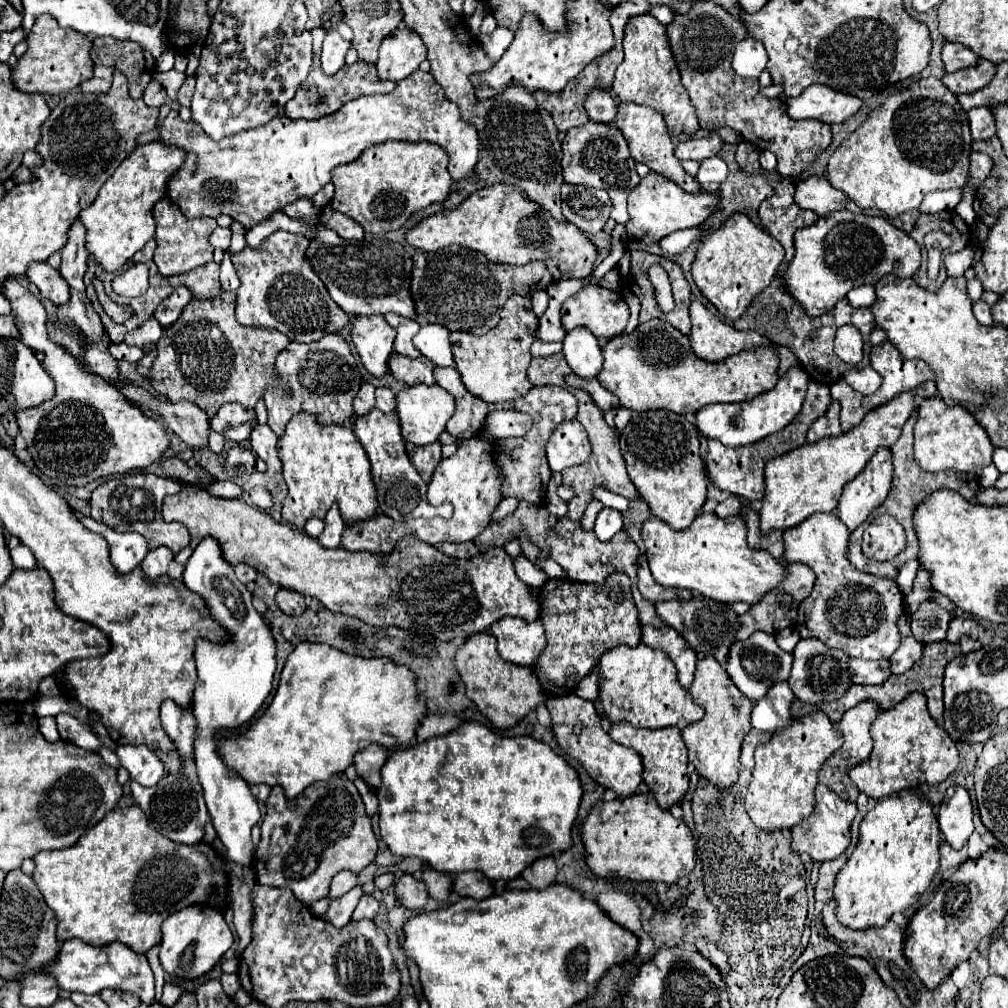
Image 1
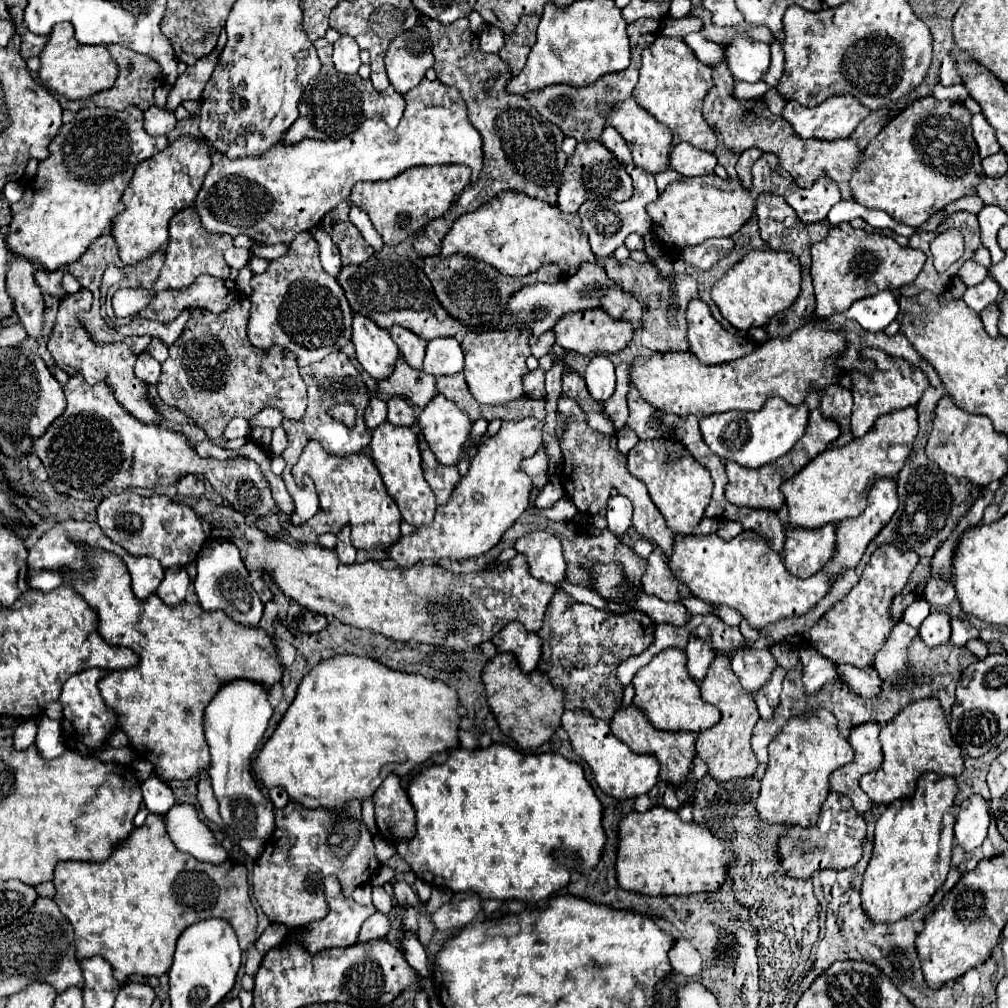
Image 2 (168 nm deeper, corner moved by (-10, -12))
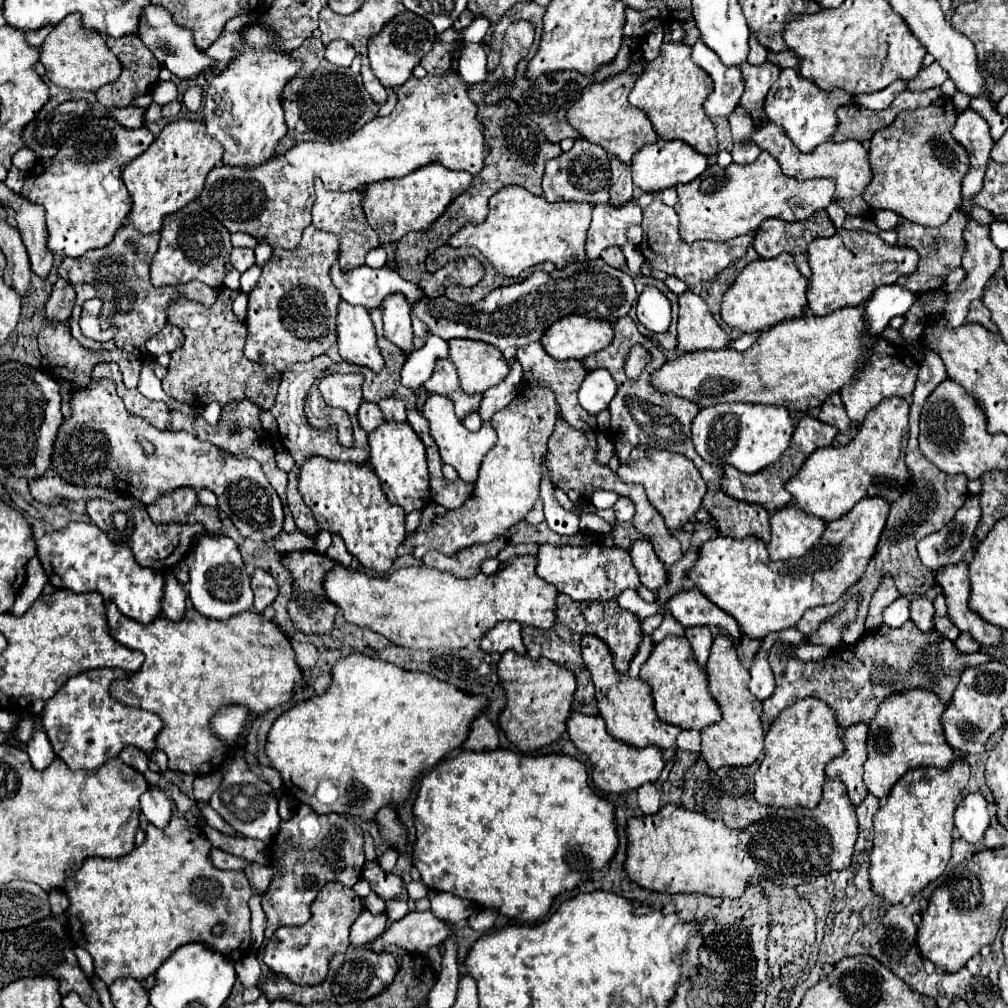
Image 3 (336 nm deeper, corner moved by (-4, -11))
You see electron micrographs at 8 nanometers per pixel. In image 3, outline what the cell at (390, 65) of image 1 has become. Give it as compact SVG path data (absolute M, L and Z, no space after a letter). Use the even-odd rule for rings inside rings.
M404 11L396 19L392 19L392 23L388 23L384 31L380 31L380 35L376 35L376 39L372 39L372 43L368 45L370 65L376 77L380 79L380 83L386 89L392 89L392 87L400 87L408 77L412 77L412 69L432 49L434 37L436 31L432 23L420 19L420 15L412 15L412 11Z

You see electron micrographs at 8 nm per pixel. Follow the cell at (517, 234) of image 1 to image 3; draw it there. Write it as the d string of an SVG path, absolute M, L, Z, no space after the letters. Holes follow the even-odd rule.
M508 185L488 201L488 215L478 225L464 225L448 239L450 247L476 247L504 277L518 277L538 263L552 261L558 269L586 261L586 231L592 217L590 203L548 203L524 187Z

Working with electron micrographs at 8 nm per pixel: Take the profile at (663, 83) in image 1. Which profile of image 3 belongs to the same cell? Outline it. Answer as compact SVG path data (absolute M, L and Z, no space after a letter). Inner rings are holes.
M662 43L660 55L644 65L628 101L632 107L642 109L652 121L654 129L664 141L686 141L698 153L710 157L718 153L716 129L702 109L704 99L712 93L712 79L690 59L690 47L684 43Z

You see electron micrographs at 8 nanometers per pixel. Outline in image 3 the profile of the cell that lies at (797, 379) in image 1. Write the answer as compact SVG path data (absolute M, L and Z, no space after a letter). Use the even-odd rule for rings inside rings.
M722 403L704 407L692 423L696 453L714 465L732 465L742 473L758 473L774 463L790 445L794 423L788 409L760 403Z

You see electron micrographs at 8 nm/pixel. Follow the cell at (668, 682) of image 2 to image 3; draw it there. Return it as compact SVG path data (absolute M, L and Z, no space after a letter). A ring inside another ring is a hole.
M672 635L656 643L638 677L650 685L654 709L660 721L698 731L720 721L720 707L714 703L712 695L706 689L706 673L696 667L696 661L692 659L692 649L688 647L688 639Z

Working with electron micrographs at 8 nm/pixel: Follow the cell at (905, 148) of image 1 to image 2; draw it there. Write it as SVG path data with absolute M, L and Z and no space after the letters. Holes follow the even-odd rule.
M926 96L908 104L906 110L892 118L866 146L864 158L850 180L850 188L854 192L856 202L866 208L884 210L894 220L918 228L936 210L962 196L974 194L976 186L984 180L984 172L980 164L982 158L978 154L978 146L972 138L970 118L972 114L968 112L968 108L956 100L936 100L934 96Z

